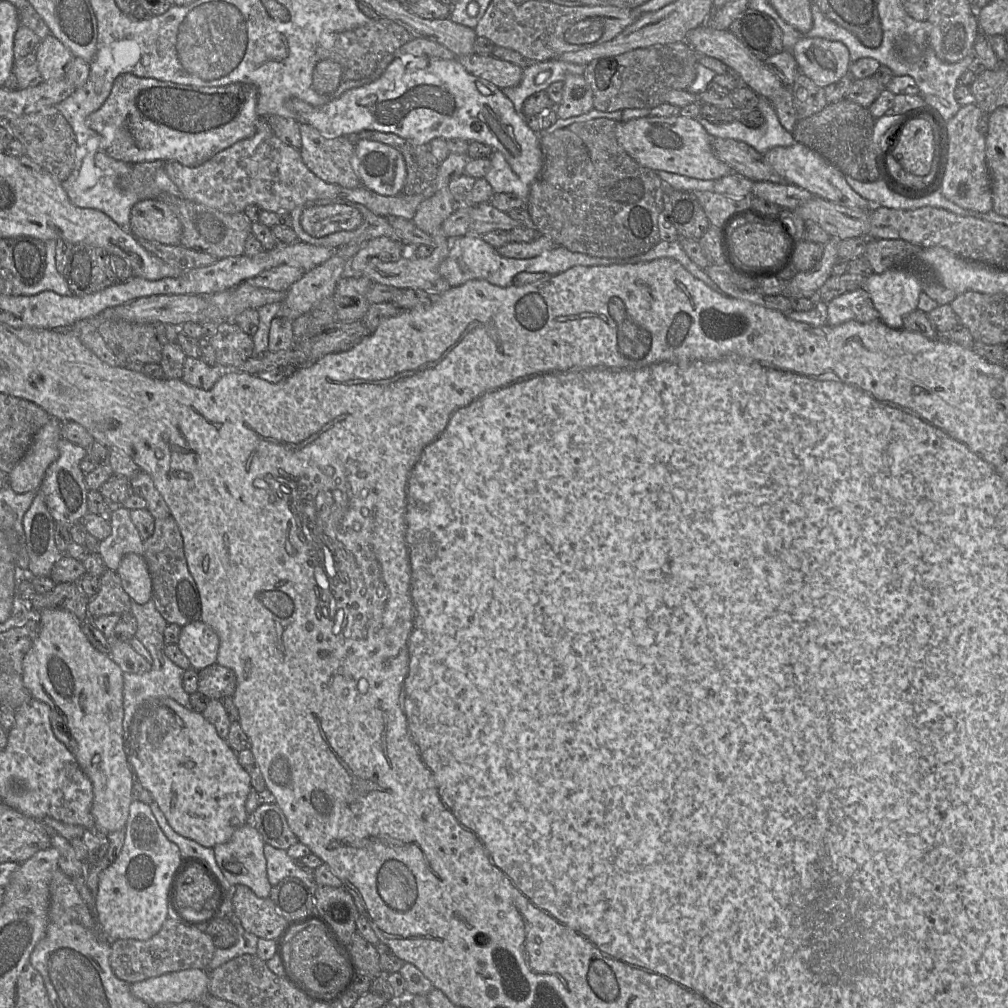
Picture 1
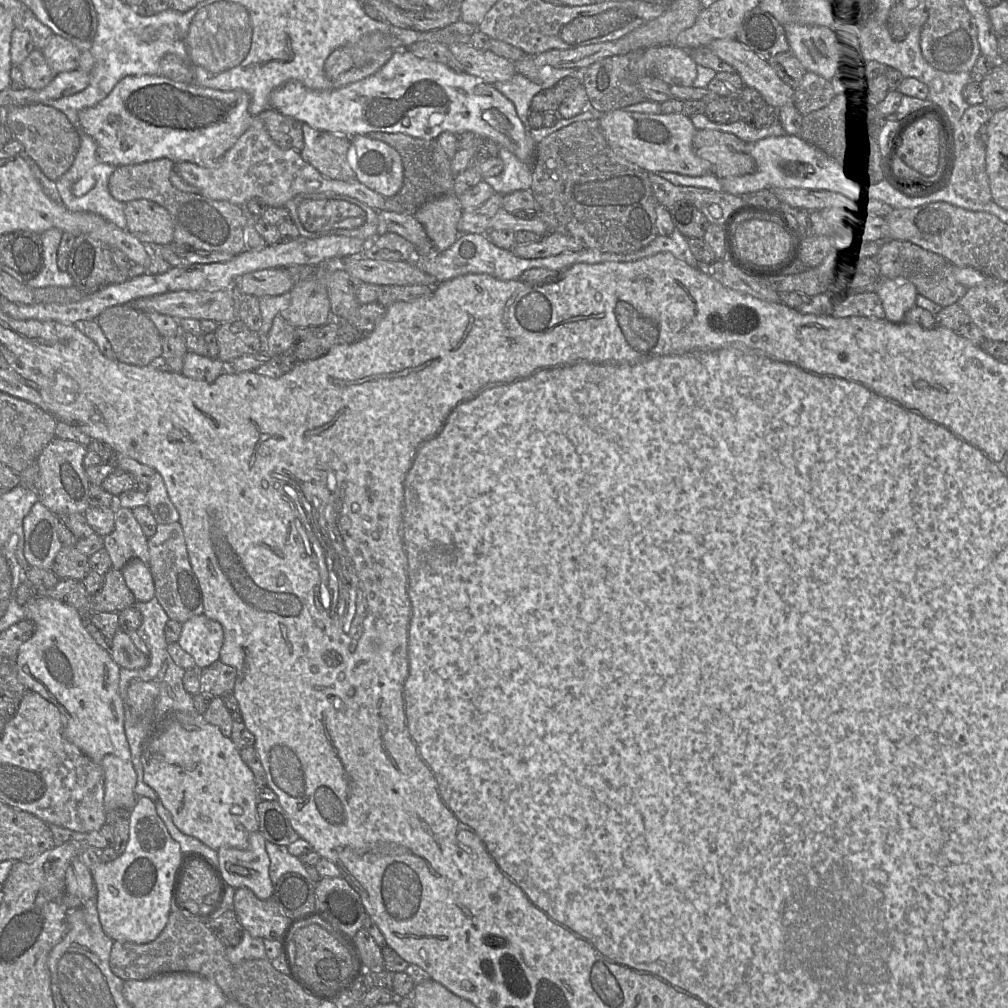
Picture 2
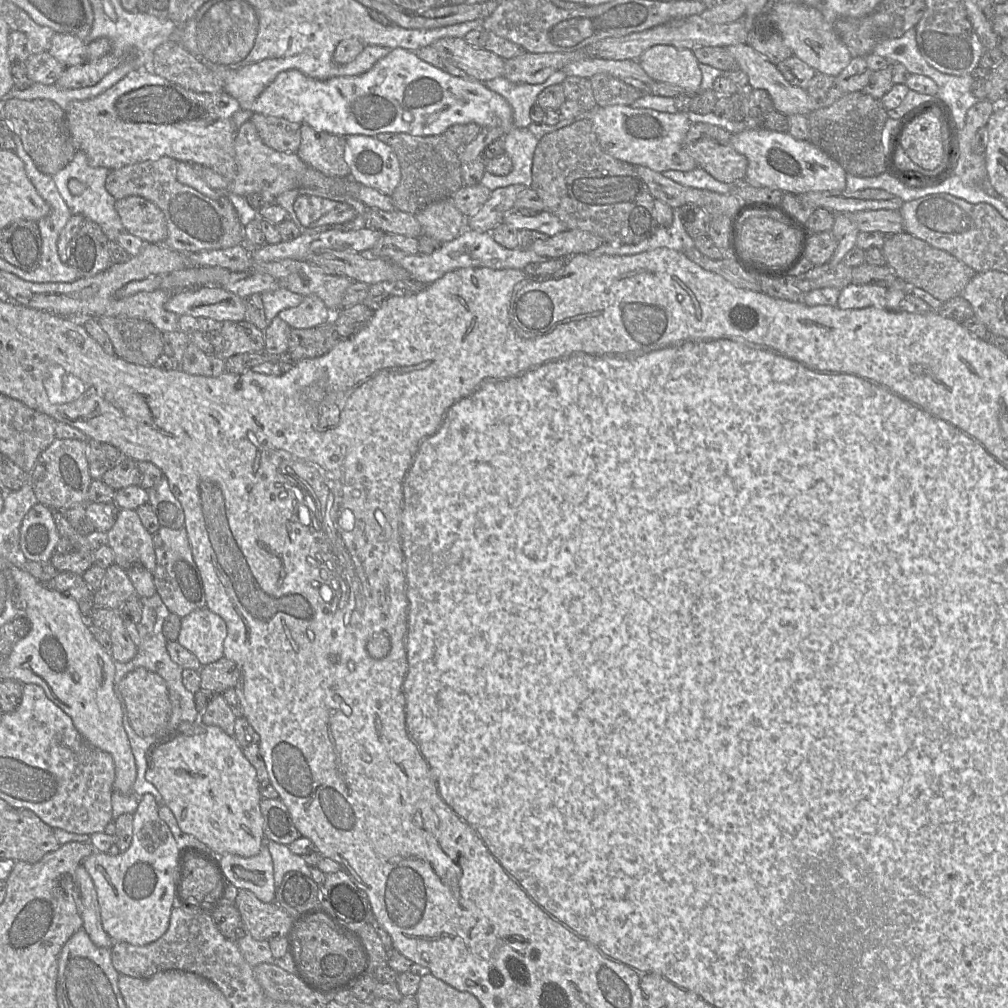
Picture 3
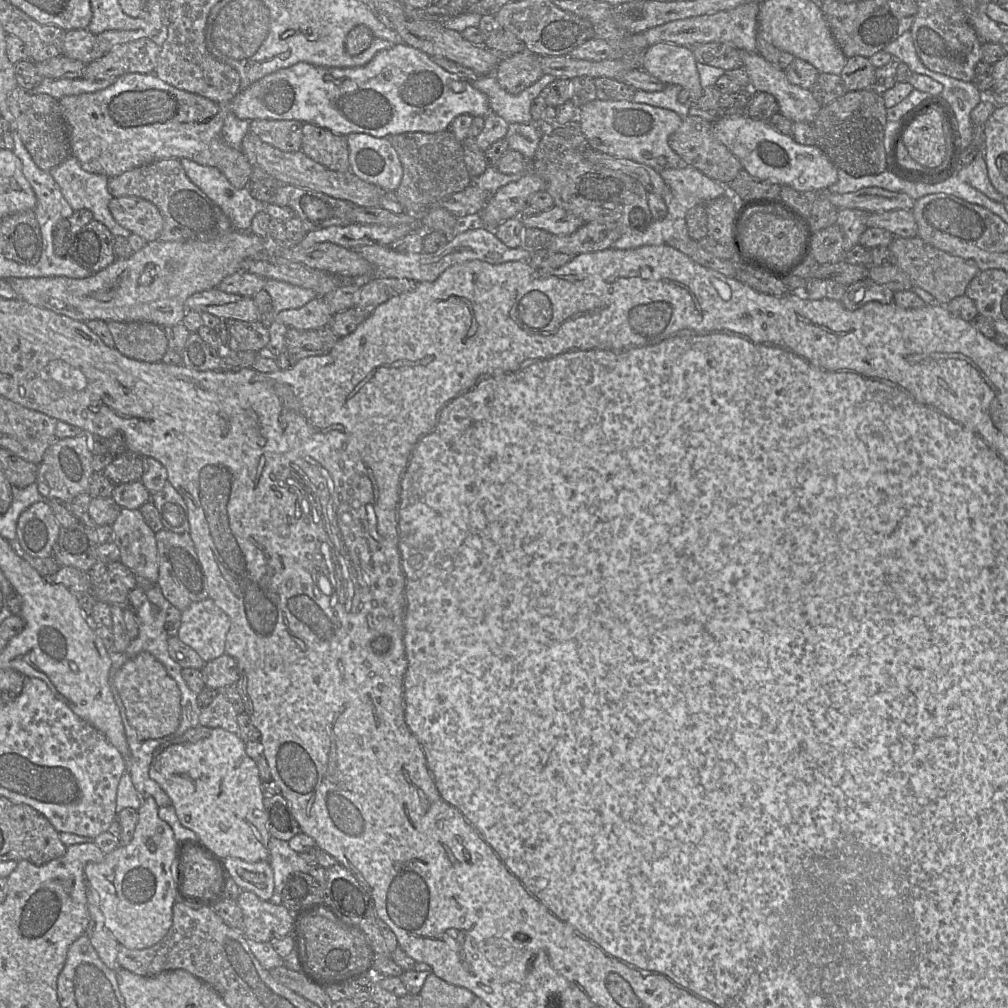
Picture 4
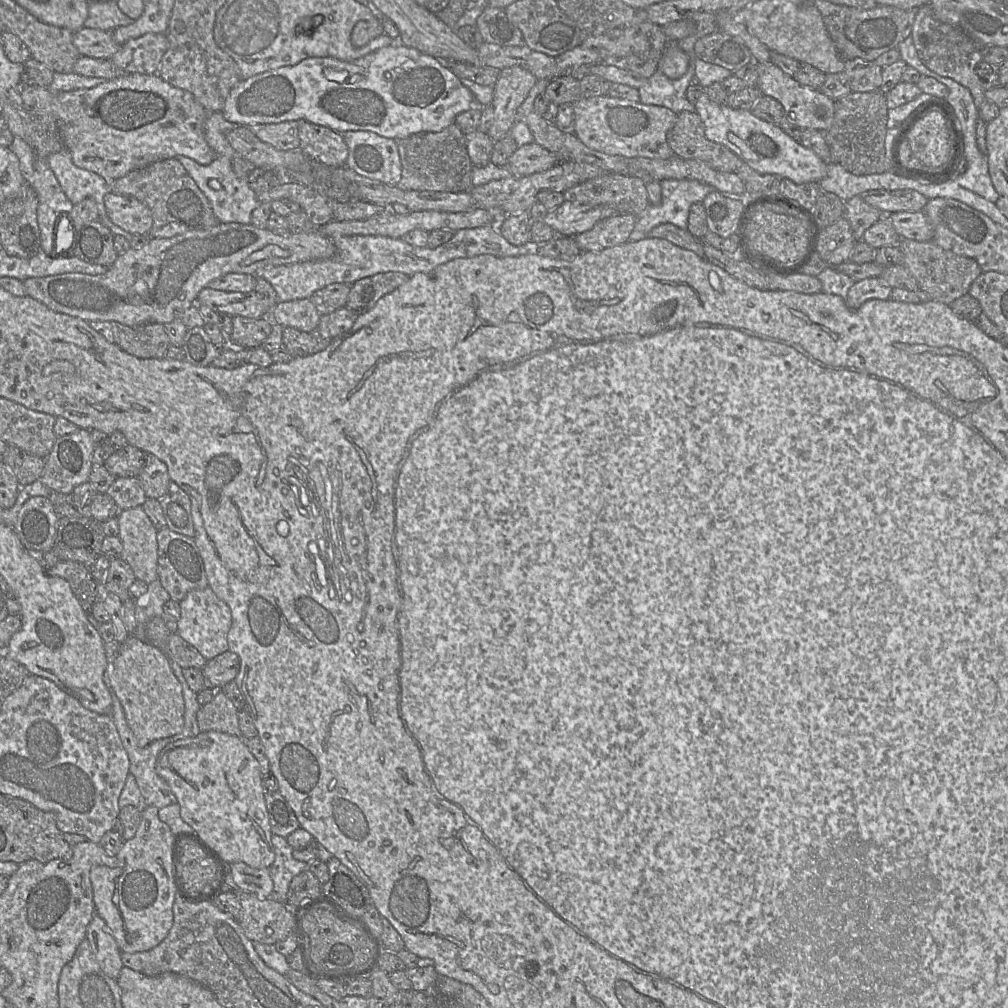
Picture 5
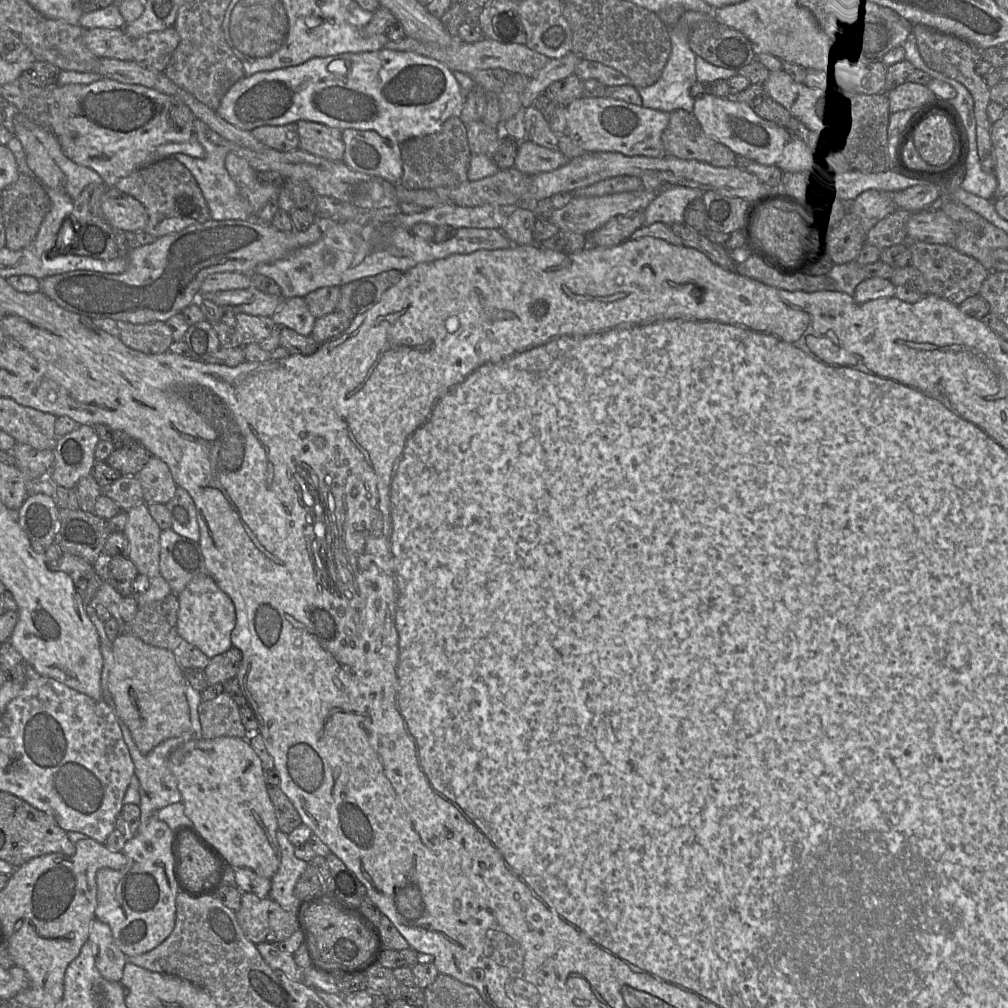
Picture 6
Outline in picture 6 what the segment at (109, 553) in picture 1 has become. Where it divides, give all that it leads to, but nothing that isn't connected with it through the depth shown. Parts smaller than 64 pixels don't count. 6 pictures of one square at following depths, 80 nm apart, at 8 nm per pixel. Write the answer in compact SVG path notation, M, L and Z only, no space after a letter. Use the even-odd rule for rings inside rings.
M146 503L139 504L128 512L124 534L129 542L128 558L139 574L149 578L160 574L161 529L148 511Z

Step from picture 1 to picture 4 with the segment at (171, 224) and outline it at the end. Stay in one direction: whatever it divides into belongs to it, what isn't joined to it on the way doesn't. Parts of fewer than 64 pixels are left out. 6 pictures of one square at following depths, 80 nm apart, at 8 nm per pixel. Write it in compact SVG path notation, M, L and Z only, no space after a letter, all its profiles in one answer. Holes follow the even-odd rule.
M136 196L113 197L109 210L115 221L131 234L140 236L146 243L159 240L163 217L150 201Z

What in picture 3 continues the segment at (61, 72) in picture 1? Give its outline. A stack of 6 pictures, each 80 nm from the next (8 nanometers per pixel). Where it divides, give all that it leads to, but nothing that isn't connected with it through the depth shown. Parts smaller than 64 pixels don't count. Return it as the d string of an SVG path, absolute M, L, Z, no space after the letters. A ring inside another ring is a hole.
M55 33L48 53L66 67L82 65L87 62L88 41L67 34Z

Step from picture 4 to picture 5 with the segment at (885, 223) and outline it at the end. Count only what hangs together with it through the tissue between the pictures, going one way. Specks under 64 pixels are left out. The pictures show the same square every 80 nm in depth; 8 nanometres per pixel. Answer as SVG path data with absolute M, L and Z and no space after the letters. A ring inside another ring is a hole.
M923 211L894 212L892 214L883 214L883 215L890 215L893 227L901 239L912 239L912 240L916 240L920 242L932 241L932 238L933 238L932 227Z

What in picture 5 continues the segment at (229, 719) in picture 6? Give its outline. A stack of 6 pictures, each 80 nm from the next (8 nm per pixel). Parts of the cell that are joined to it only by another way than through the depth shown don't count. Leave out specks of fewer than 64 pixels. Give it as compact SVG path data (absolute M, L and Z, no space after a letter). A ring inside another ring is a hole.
M221 691L209 703L200 706L197 722L201 732L217 731L241 736L238 709Z

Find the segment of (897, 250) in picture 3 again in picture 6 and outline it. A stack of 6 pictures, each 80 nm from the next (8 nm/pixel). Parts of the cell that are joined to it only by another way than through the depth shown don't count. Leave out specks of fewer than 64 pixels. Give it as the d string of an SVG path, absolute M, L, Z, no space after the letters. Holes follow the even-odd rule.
M908 236L904 243L911 251L910 265L924 276L929 294L936 295L957 306L968 297L979 294L983 281L990 273L978 260L957 251L952 245L908 240Z

